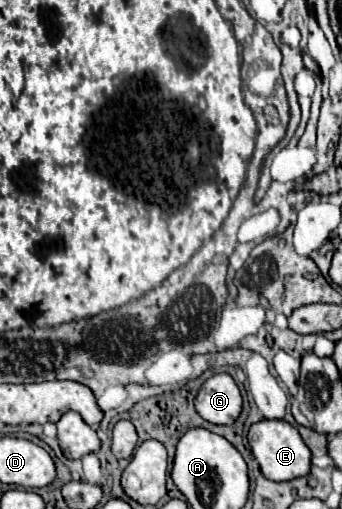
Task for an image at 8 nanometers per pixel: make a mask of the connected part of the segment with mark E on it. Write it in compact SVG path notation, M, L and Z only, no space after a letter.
M260 420L250 426L248 442L252 448L254 458L260 464L260 472L274 482L288 482L300 476L310 474L310 450L300 438L298 430L290 426L286 420Z

